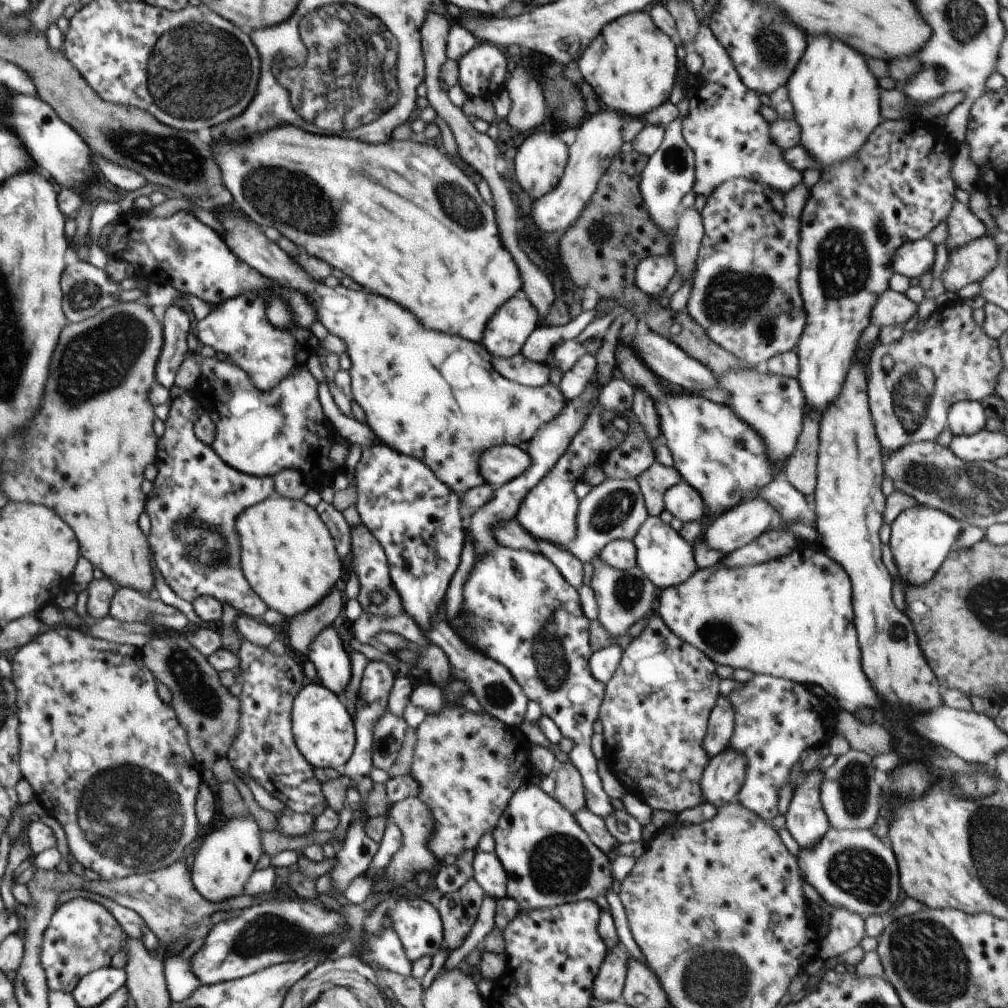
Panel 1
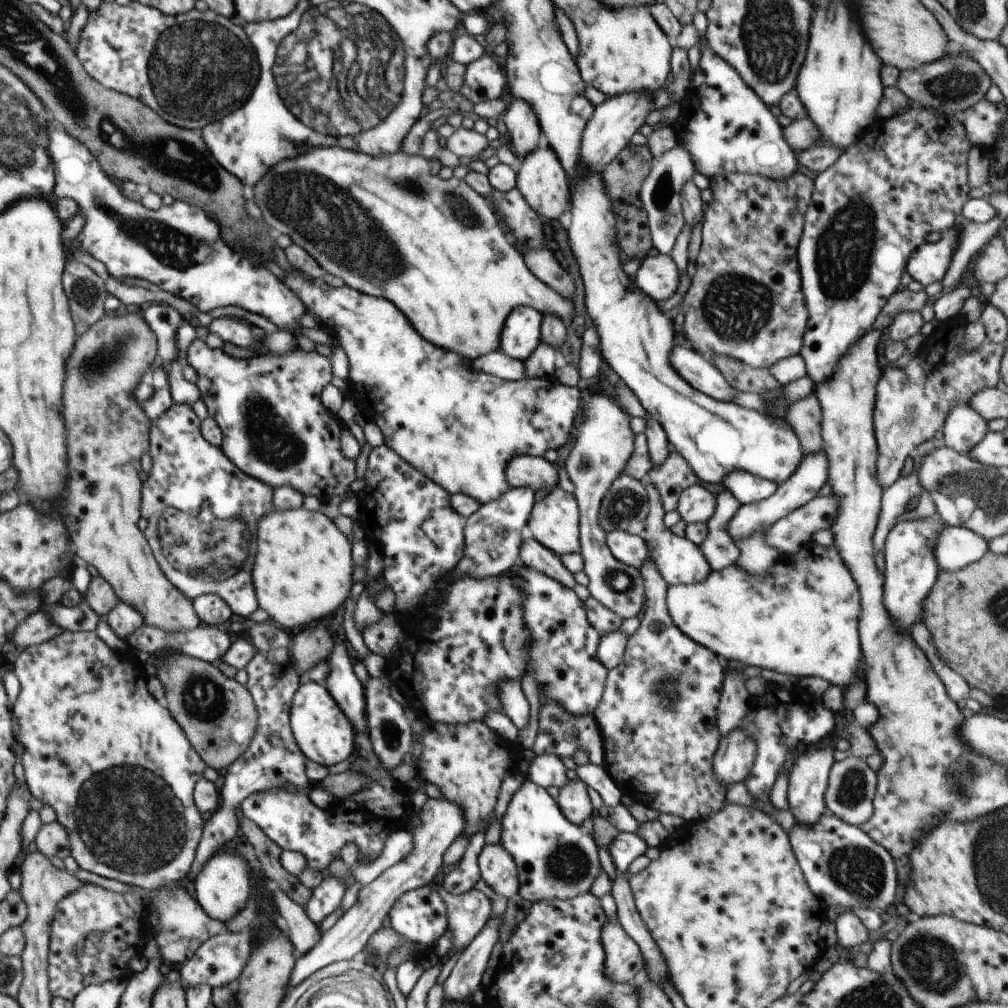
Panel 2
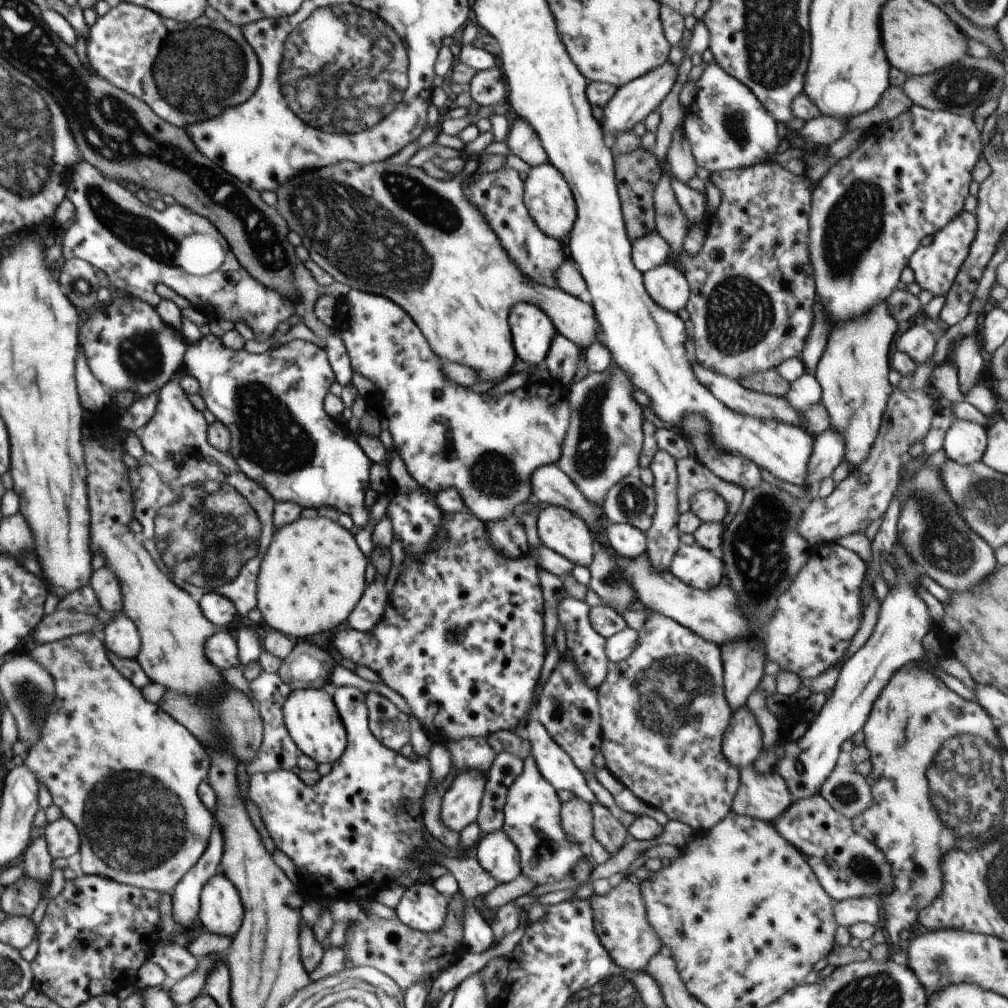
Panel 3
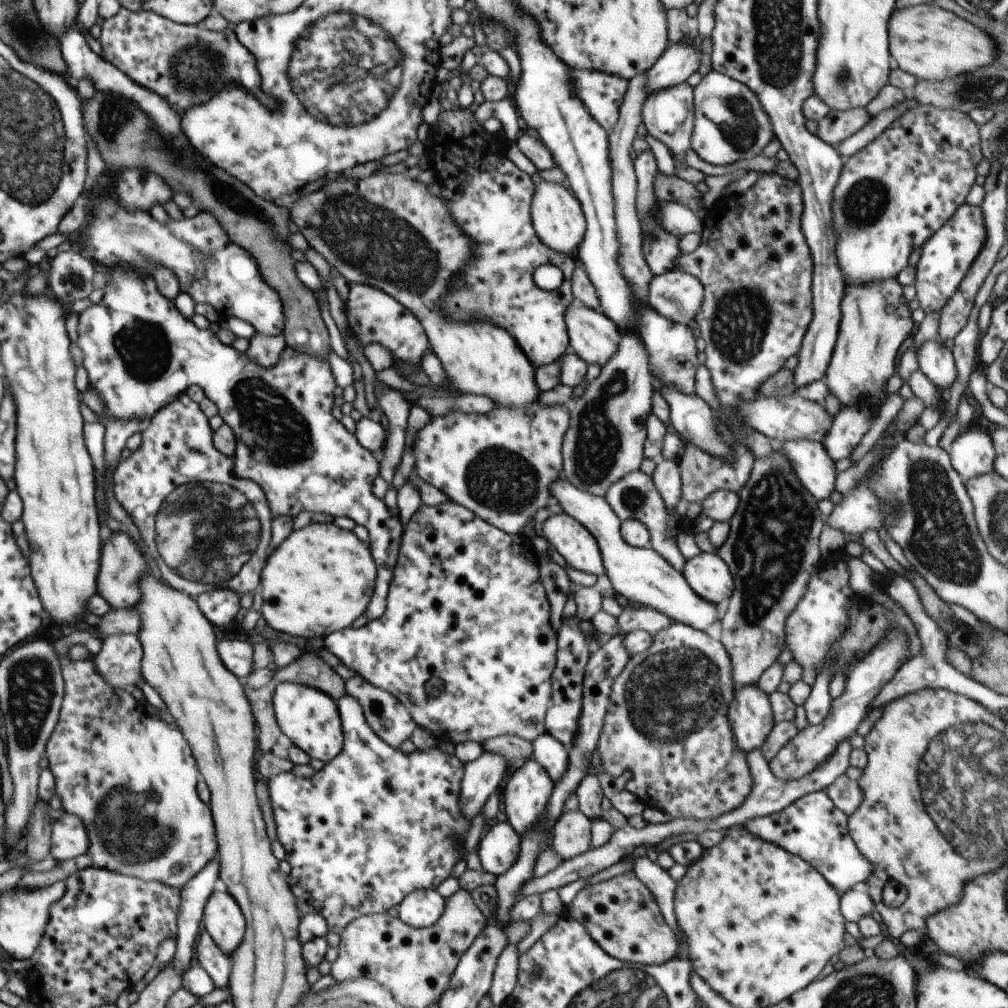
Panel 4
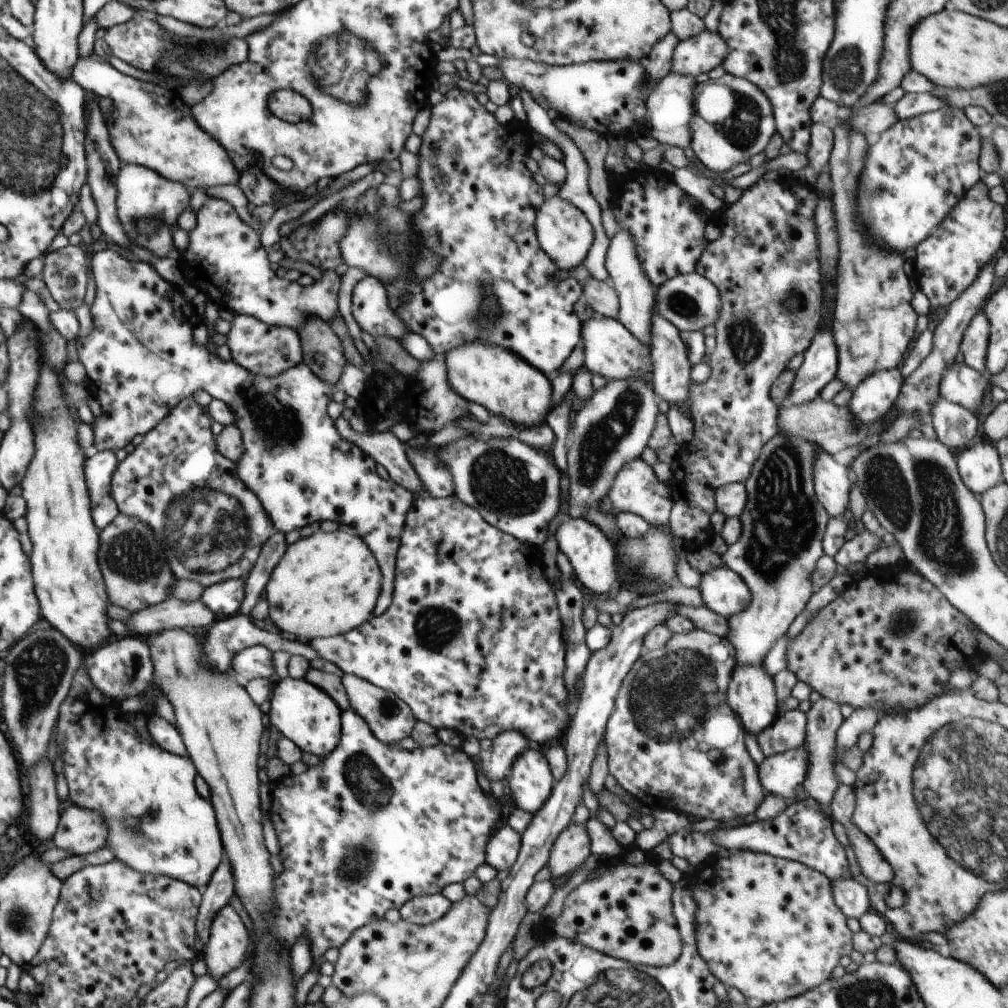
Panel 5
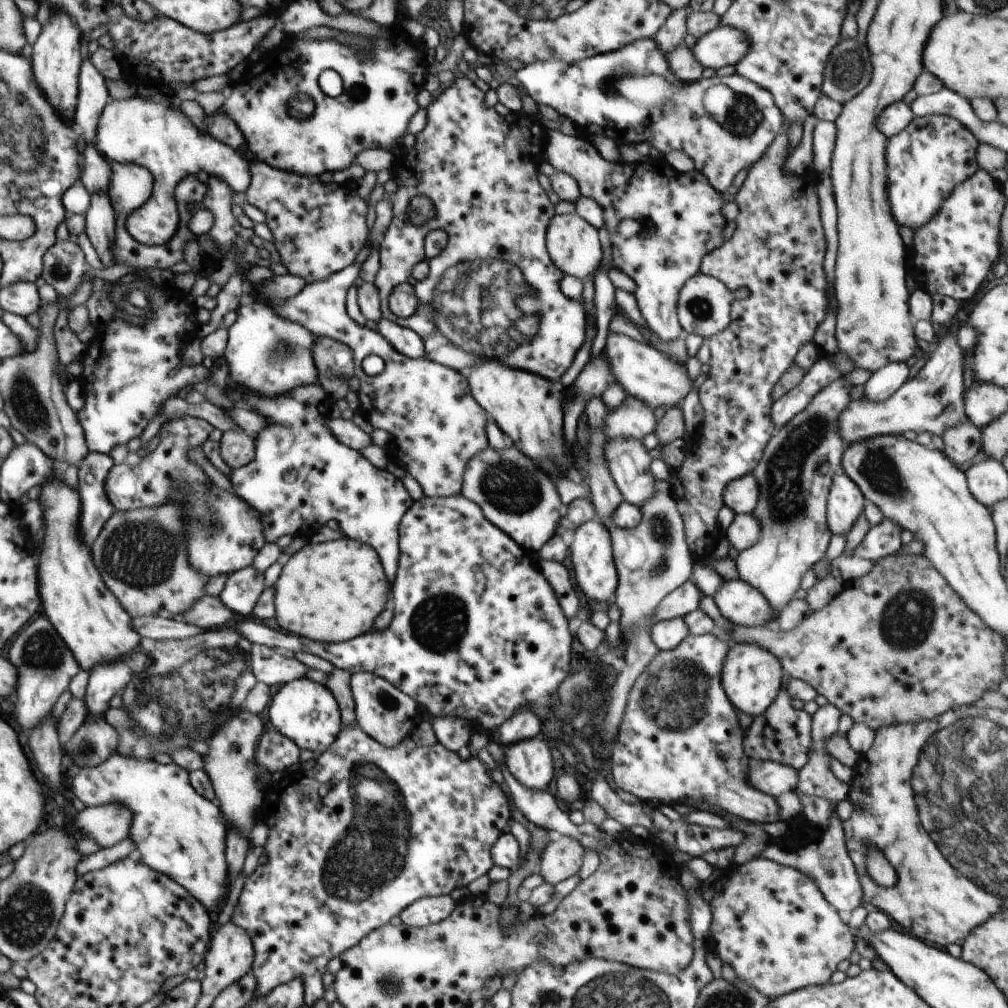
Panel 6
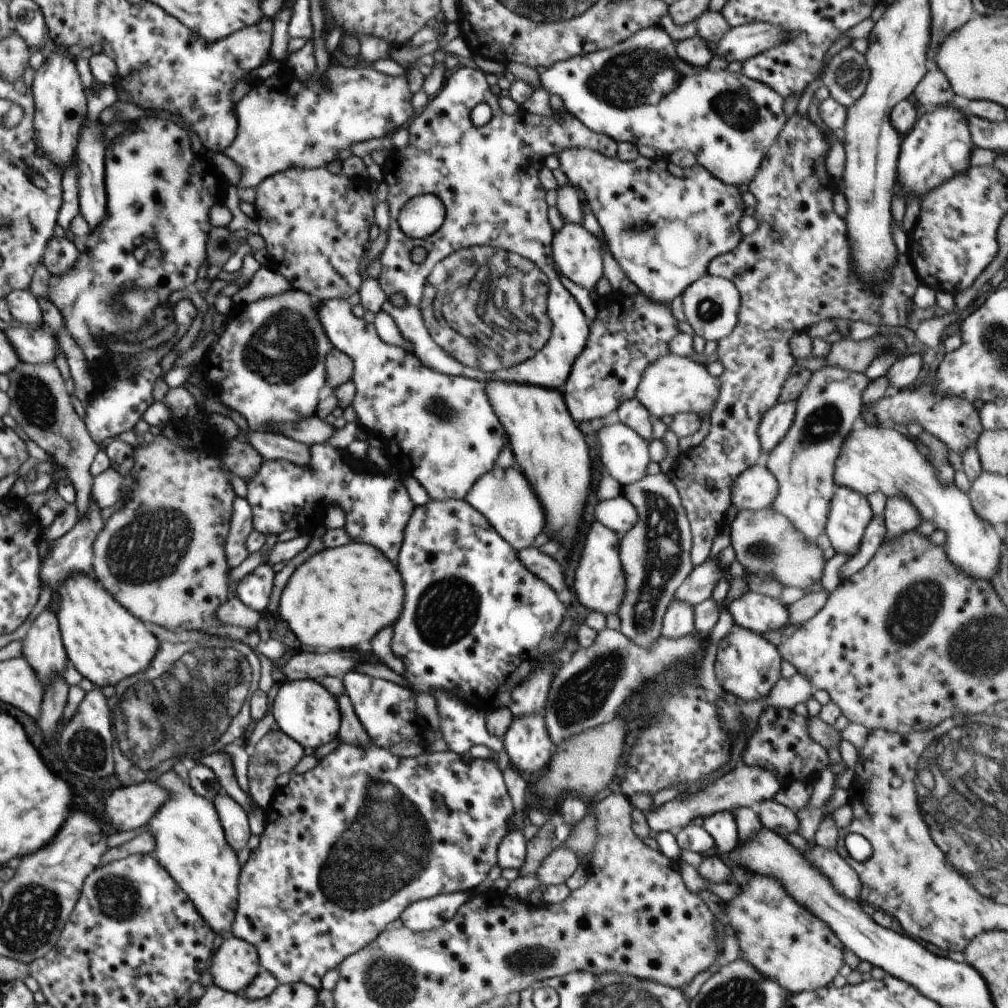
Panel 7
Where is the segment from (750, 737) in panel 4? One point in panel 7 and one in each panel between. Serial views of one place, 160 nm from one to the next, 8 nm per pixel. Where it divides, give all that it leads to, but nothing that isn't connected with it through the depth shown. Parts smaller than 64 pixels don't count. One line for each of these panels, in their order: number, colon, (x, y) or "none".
5: (751, 694)
6: (751, 677)
7: (747, 664)

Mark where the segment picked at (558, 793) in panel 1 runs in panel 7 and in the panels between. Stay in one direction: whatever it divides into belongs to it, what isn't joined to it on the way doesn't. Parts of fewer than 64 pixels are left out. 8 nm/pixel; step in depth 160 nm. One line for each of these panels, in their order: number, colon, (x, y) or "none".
2: (573, 800)
3: (576, 815)
4: (571, 835)
5: (572, 847)
6: (561, 859)
7: (560, 864)

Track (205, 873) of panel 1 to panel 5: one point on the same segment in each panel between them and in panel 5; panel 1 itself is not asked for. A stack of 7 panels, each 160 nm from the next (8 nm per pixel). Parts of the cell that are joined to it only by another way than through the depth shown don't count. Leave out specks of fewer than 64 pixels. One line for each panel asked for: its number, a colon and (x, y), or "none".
2: (222, 888)
3: (220, 911)
4: (222, 918)
5: (227, 947)

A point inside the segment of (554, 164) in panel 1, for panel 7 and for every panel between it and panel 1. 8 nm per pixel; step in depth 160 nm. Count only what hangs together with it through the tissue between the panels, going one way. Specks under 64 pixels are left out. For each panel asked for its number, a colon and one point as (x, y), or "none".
2: (544, 184)
3: (550, 202)
4: (557, 218)
5: (564, 233)
6: (573, 245)
7: (577, 254)

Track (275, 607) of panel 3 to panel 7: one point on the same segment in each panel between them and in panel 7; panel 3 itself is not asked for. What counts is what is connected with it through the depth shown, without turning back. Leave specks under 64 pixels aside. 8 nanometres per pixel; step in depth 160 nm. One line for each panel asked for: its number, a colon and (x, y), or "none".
4: (319, 580)
5: (328, 584)
6: (331, 592)
7: (341, 597)

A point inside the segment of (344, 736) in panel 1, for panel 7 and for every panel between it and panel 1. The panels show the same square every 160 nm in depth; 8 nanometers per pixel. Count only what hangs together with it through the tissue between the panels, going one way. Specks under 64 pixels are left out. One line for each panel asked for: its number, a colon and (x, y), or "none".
2: (321, 730)
3: (310, 716)
4: (310, 718)
5: (300, 711)
6: (305, 711)
7: (304, 710)

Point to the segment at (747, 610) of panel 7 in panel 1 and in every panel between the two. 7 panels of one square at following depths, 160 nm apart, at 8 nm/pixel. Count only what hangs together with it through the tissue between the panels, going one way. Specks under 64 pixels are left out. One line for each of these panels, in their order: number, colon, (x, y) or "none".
1: (667, 559)
2: (681, 562)
3: (695, 566)
4: (706, 573)
5: (724, 591)
6: (741, 604)

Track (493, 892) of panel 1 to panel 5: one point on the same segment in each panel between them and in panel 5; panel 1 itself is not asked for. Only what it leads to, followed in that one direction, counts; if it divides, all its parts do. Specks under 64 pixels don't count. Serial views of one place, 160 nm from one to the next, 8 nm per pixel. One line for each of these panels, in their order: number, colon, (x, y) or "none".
2: (498, 869)
3: (496, 854)
4: (499, 849)
5: (502, 850)

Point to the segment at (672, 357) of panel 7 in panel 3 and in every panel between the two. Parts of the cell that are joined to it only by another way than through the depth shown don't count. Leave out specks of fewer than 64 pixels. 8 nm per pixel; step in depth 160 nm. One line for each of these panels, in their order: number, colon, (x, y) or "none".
3: (460, 285)
4: (593, 337)
5: (610, 350)
6: (643, 372)

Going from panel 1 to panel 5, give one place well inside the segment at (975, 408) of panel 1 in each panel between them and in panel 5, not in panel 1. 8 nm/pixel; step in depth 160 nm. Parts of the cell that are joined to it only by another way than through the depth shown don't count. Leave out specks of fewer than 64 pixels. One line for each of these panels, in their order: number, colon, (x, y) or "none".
2: (964, 428)
3: (965, 442)
4: (972, 454)
5: (979, 465)

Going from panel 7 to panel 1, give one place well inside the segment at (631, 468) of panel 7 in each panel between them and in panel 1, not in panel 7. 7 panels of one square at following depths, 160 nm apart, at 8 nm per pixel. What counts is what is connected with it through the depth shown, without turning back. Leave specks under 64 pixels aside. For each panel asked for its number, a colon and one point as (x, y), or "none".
1: (615, 509)
2: (626, 505)
3: (630, 501)
4: (635, 497)
5: (636, 489)
6: (628, 461)

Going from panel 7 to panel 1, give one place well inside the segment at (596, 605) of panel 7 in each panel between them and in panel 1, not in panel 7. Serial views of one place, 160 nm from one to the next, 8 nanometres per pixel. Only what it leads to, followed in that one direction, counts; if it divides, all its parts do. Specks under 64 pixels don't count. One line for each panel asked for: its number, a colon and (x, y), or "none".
1: (548, 512)
2: (554, 521)
3: (559, 529)
4: (570, 539)
5: (593, 558)
6: (591, 552)

